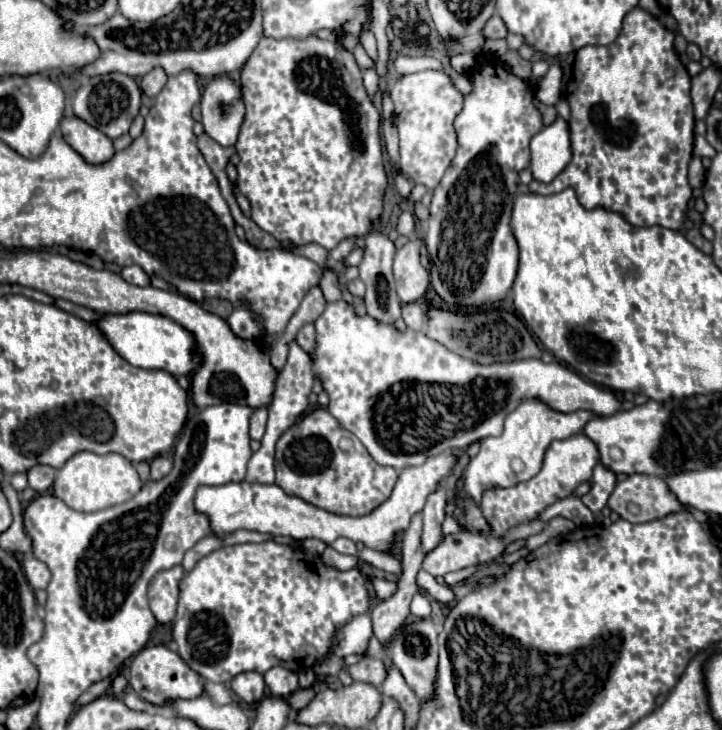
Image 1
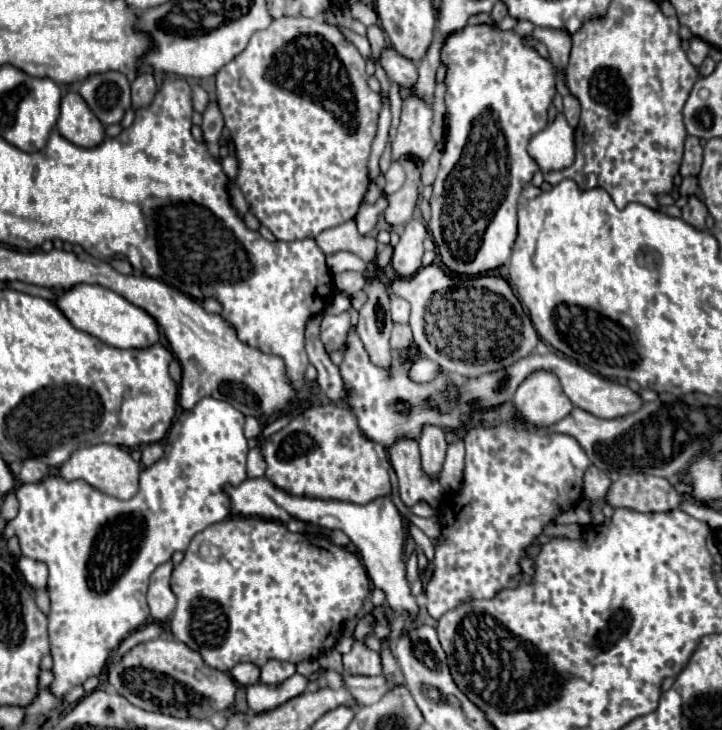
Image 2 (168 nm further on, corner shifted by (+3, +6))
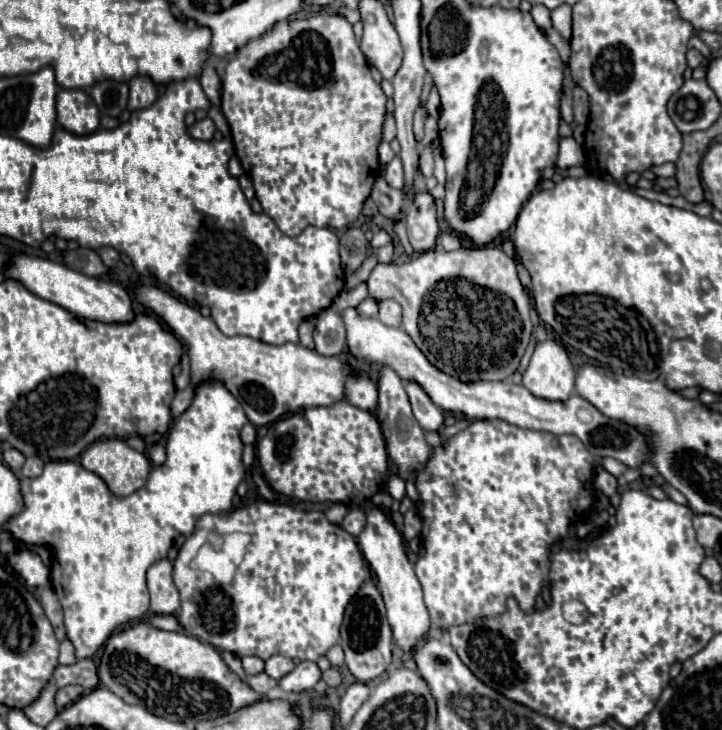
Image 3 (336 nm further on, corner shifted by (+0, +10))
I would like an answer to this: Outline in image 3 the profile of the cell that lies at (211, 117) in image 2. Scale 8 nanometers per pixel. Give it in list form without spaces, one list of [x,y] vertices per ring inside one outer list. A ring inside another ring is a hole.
[[[204,118],[200,122],[196,122],[192,128],[190,128],[190,134],[198,140],[211,140],[216,132],[216,124],[210,120],[210,118]]]

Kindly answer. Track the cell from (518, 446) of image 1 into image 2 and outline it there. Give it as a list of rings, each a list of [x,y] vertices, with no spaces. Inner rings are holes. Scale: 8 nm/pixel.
[[[541,370],[529,374],[521,382],[511,402],[517,408],[517,416],[537,428],[551,426],[573,410],[573,404],[561,390],[557,376]]]

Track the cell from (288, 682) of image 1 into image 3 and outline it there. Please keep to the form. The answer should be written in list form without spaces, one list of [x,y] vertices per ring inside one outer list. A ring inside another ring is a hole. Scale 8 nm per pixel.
[[[272,656],[266,660],[266,674],[274,680],[280,680],[282,676],[286,676],[290,670],[294,670],[294,662],[290,658],[284,658],[284,656]]]

